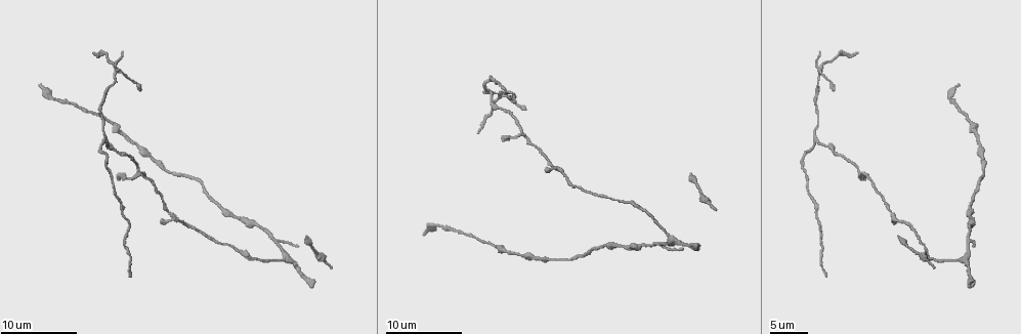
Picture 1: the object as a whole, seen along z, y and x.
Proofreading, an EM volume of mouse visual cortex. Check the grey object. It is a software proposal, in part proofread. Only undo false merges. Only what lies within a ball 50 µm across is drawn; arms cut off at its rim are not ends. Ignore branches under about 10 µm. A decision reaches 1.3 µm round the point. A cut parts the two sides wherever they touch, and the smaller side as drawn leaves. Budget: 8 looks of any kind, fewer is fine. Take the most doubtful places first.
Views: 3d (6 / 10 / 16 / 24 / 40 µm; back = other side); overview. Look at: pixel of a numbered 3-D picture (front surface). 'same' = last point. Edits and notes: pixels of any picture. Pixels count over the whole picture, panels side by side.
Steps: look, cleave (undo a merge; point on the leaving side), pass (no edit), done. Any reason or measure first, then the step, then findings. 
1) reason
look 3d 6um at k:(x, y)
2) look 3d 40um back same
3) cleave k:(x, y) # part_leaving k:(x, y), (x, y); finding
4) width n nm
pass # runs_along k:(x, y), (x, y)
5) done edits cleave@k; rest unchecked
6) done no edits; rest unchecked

arms part here
look 3d 6um at 1:(490, 92)

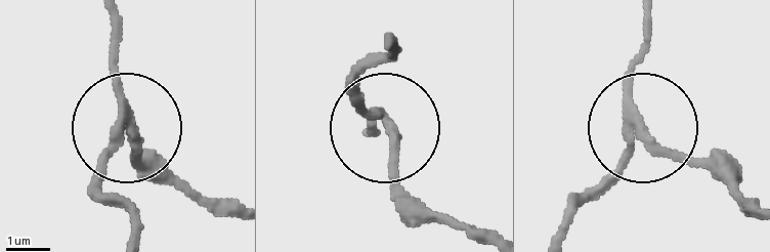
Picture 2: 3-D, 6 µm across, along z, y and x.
arms 3
cleave 2:(99, 182) # part_leaving 2:(121, 134), (102, 174), (135, 229); a second neuron is stuck on

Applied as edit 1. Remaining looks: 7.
redraw
look overview

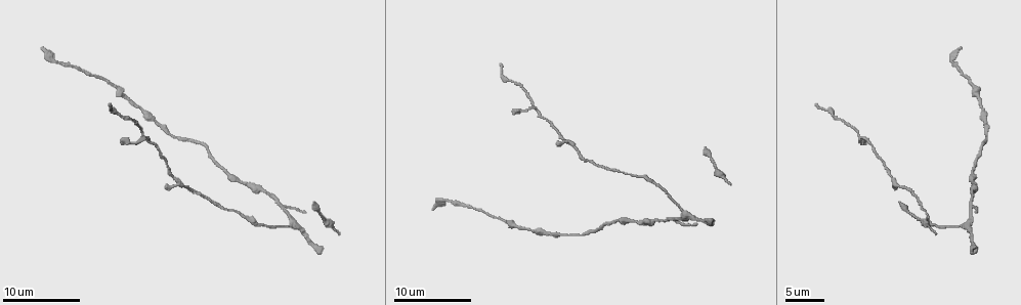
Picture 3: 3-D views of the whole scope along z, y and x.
side arm on a straight run
look 3d 10um at 3:(856, 132)

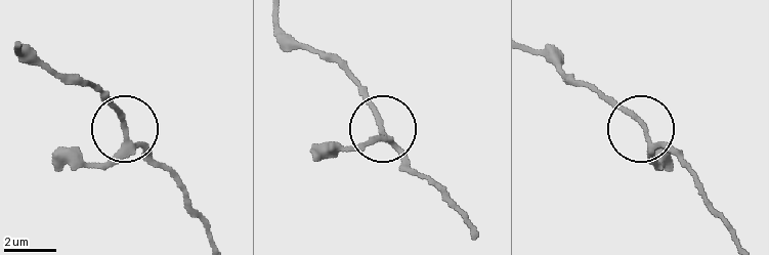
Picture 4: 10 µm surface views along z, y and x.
look 3d 6um at 4:(124, 130)

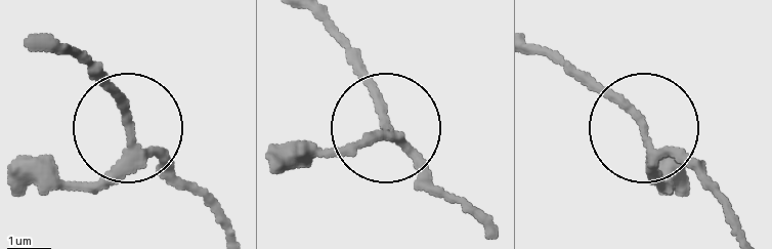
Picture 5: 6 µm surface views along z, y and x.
arms 3
pass # one neuron here

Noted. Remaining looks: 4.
look 3d 10um at 3:(246, 216)

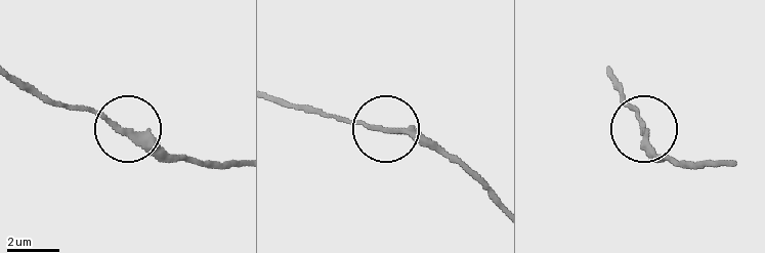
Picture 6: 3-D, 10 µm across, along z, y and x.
width 230 nm
pass # runs_along 6:(390, 130), (335, 117); continuous, no second neuron

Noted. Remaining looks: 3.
sudden change in width
look 3d 6um at 3:(559, 138)

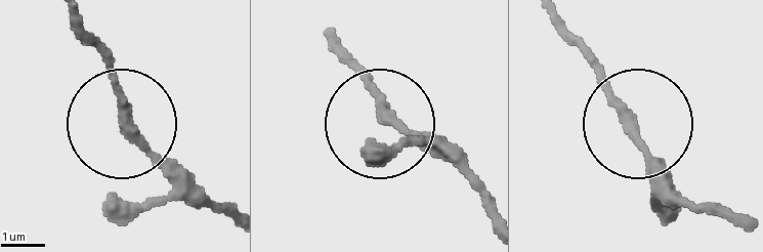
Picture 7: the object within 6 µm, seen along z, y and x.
pass # runs_along 7:(491, 207), (381, 115), (337, 35); continuous, no second neuron

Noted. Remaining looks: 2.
done edits cleave@2; rest unchecked

